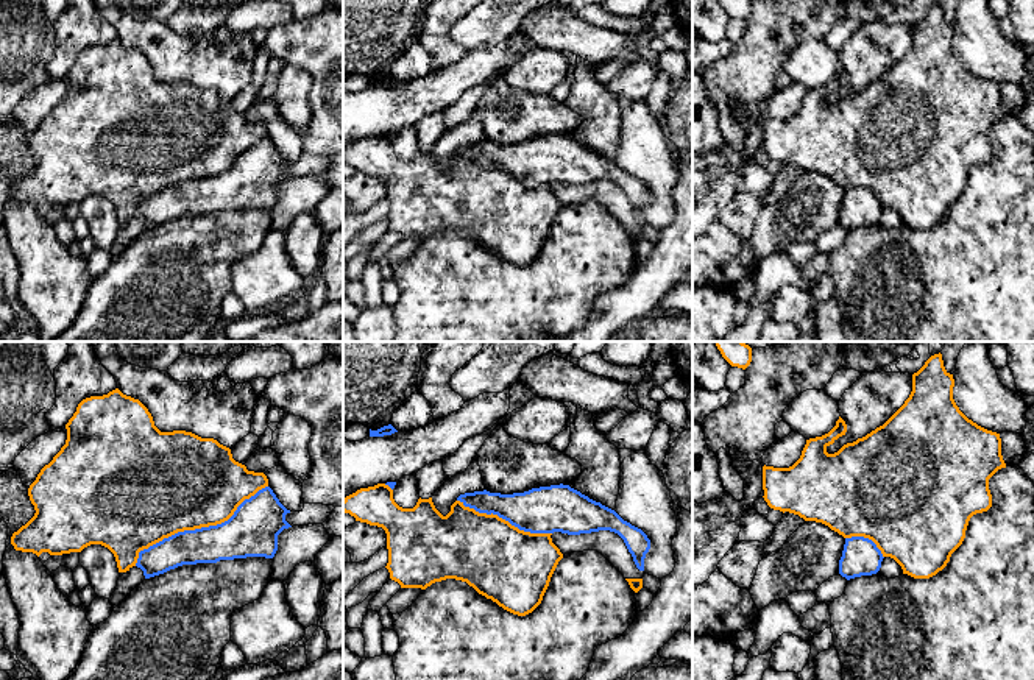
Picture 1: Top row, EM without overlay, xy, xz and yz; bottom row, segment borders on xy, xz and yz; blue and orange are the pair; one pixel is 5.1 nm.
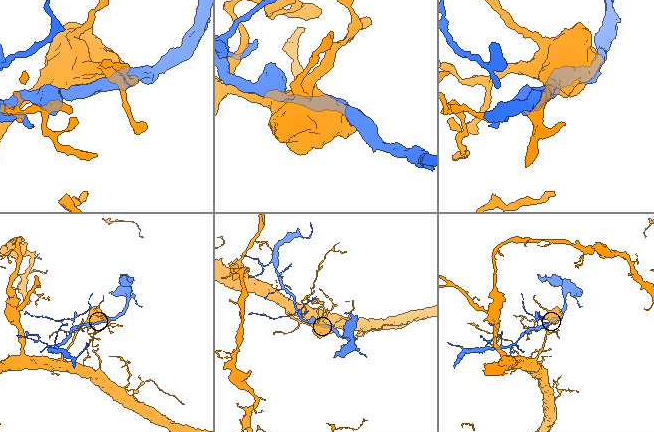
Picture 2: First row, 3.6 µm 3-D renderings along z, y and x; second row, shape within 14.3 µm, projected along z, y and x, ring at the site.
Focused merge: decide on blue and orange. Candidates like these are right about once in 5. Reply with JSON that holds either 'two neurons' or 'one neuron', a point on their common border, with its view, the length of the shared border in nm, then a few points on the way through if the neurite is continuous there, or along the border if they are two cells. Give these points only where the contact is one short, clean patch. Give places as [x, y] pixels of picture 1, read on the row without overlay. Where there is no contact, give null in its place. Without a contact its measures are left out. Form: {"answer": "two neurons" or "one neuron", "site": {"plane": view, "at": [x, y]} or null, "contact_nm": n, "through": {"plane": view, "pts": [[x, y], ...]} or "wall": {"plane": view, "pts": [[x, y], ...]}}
{"answer": "two neurons", "site": {"plane": "xy", "at": [197, 180]}, "contact_nm": 800}

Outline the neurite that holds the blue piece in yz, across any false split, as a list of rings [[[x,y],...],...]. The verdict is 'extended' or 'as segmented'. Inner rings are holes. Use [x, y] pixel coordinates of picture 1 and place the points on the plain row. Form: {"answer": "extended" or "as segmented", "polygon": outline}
{"answer": "as segmented", "polygon": [[[864,187],[845,189],[839,225],[847,231],[876,225],[881,218],[883,204],[876,195]]]}

